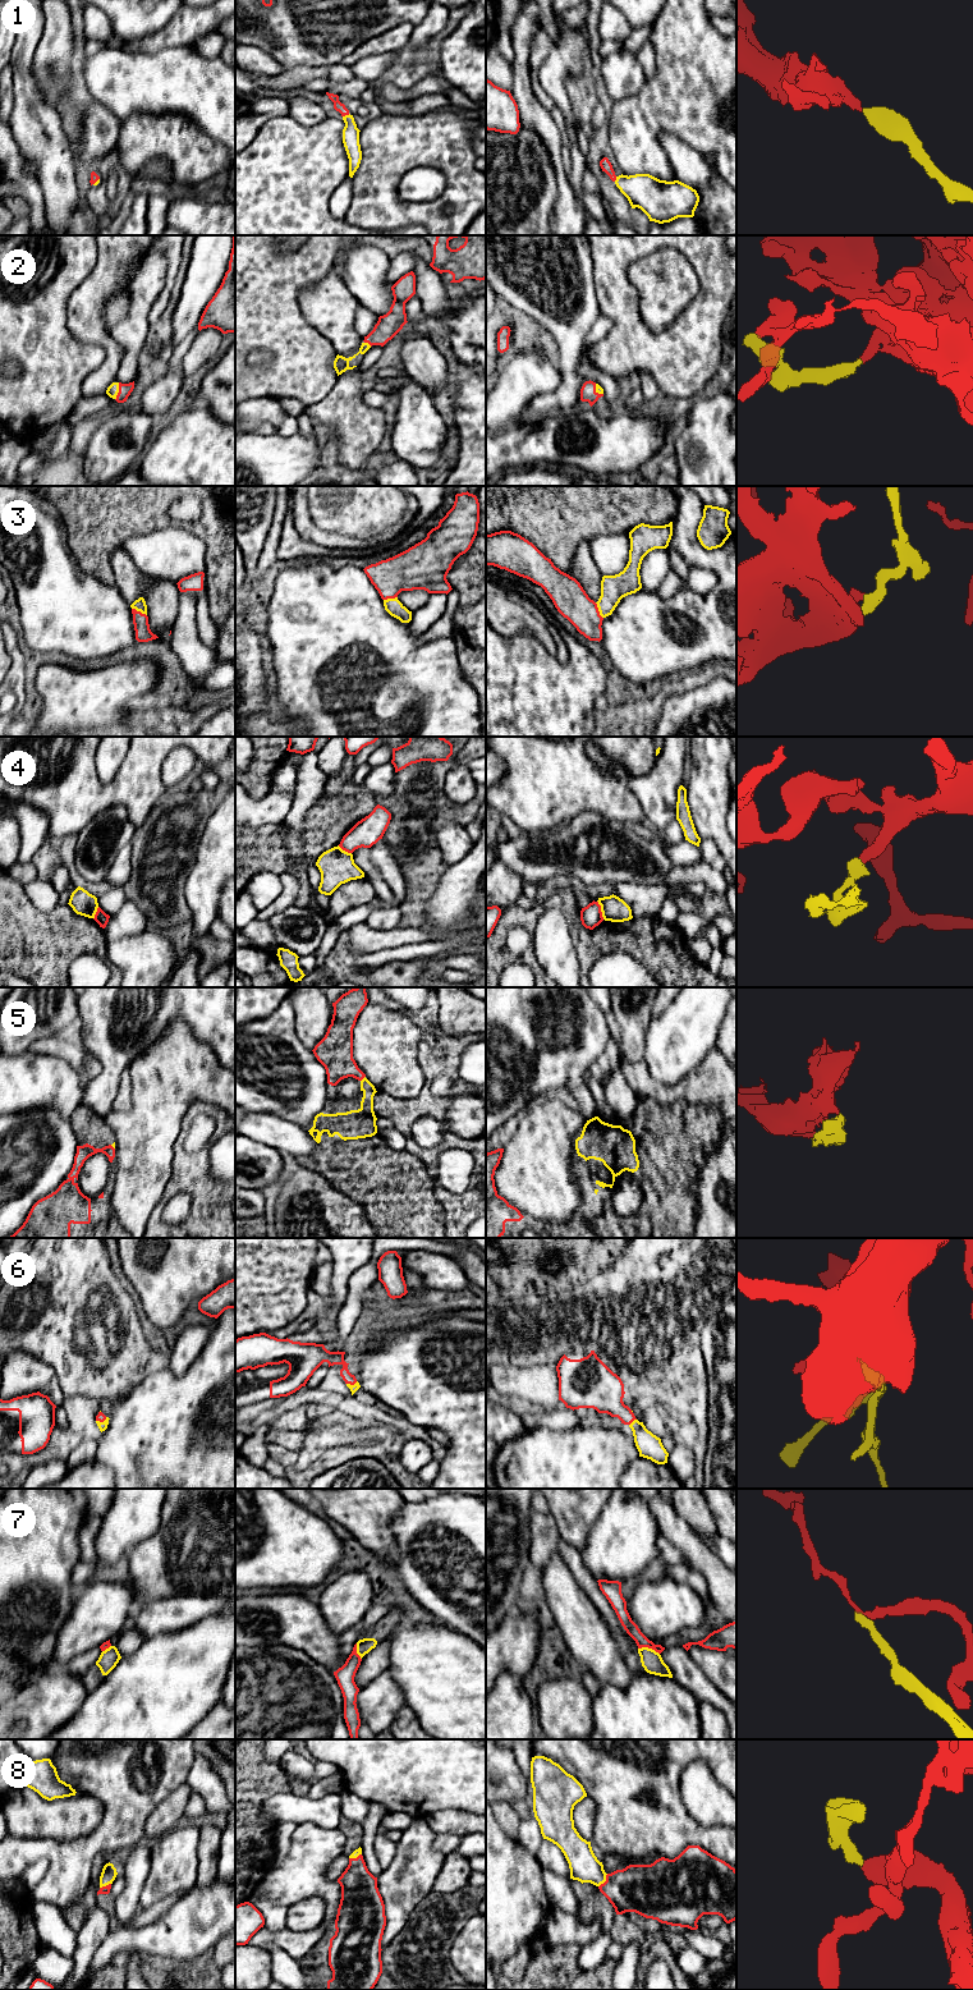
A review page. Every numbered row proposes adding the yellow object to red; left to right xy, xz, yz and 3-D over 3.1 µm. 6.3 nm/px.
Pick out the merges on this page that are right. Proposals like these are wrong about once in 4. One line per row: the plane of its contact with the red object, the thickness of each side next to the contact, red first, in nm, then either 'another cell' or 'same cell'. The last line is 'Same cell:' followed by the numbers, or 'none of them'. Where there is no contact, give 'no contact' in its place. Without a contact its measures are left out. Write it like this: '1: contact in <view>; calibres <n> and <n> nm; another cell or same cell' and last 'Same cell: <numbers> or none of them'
1: contact in xz; calibres 60 and 110 nm; same cell
2: contact in xy; calibres 80 and 70 nm; same cell
3: contact in yz; calibres 200 and 160 nm; same cell
4: contact in yz; calibres 140 and 160 nm; another cell
5: contact in xz; calibres 220 and 130 nm; same cell
6: contact in yz; calibres 240 and 150 nm; same cell
7: contact in yz; calibres 80 and 130 nm; same cell
8: contact in yz; calibres 320 and 190 nm; same cell
Same cell: 1, 2, 3, 5, 6, 7, 8

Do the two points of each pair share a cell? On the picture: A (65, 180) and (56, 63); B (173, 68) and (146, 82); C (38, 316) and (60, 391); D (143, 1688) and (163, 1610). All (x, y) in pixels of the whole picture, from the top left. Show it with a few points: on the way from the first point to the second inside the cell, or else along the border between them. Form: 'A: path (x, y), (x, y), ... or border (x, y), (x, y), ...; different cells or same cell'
A: border (36, 82), (44, 99), (54, 108); different cells
B: path (166, 74), (159, 82), (152, 82); same cell
C: path (38, 335), (40, 342), (53, 361), (53, 372); same cell
D: border (186, 1627), (146, 1638); different cells

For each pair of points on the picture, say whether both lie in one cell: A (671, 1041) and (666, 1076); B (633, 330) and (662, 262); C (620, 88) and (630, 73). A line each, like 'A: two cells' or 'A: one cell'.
A: one cell
B: two cells
C: one cell

